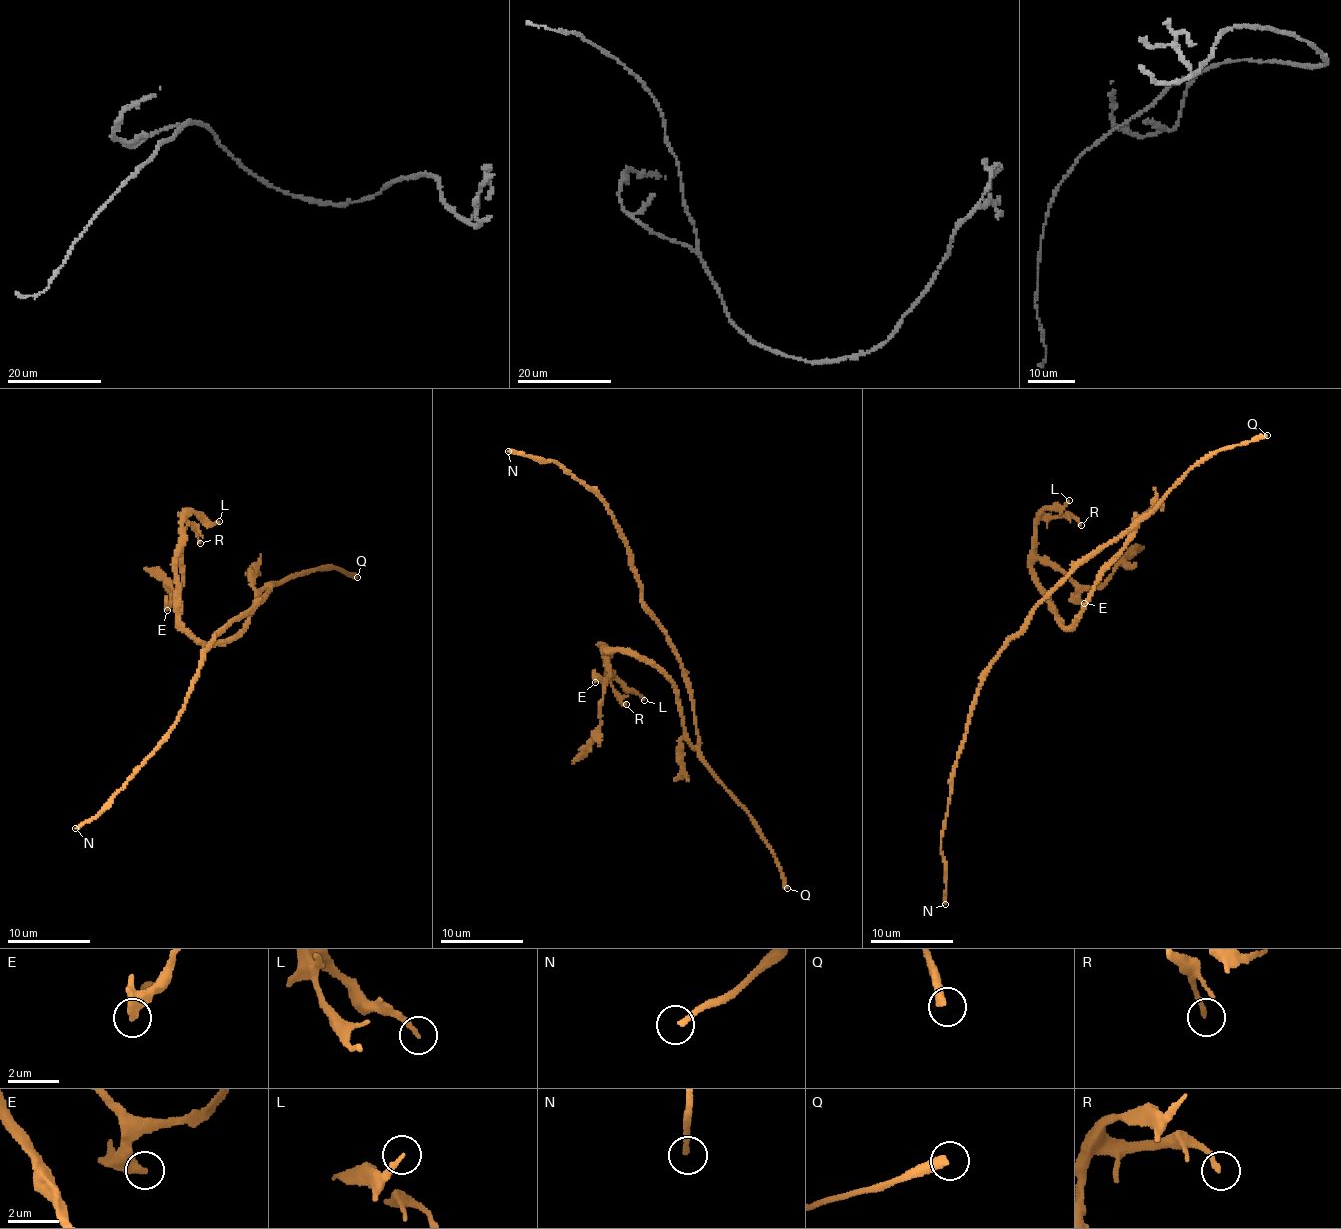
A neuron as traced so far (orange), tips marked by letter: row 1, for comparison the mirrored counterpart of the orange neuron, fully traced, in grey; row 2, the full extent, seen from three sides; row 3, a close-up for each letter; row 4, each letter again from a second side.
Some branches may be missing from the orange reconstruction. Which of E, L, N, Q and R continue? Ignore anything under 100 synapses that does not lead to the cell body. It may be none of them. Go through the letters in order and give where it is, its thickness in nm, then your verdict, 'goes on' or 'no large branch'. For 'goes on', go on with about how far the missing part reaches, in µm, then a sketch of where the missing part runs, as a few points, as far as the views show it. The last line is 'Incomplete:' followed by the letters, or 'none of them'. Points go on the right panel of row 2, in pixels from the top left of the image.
E: place (1084, 603); calibre 440 nm; no large branch
L: place (1069, 500); calibre 200 nm; no large branch
N: place (945, 904); calibre 200 nm; no large branch
Q: place (1267, 435); calibre 360 nm; goes on; missing 120 µm
R: place (1081, 525); calibre 180 nm; no large branch
Incomplete: Q

